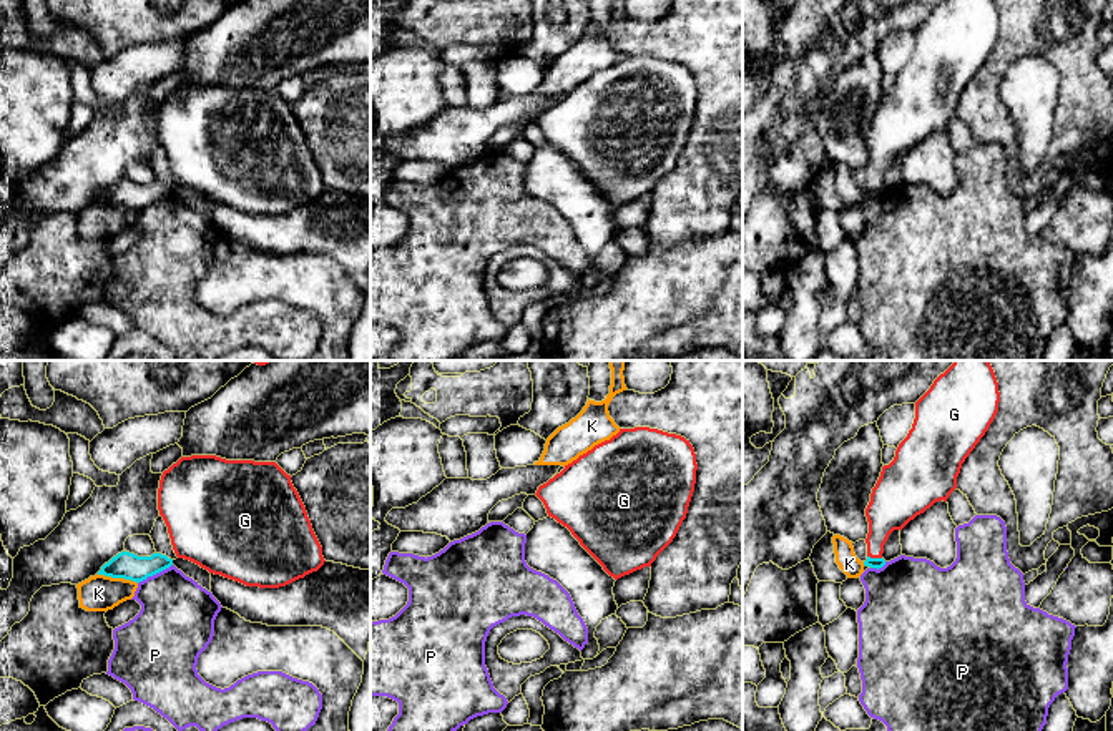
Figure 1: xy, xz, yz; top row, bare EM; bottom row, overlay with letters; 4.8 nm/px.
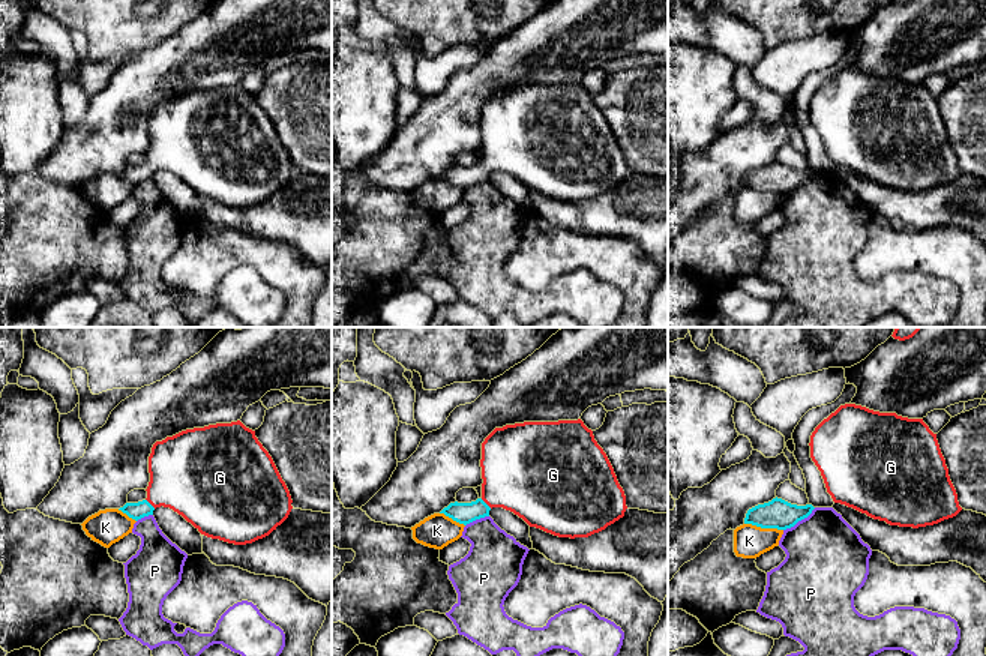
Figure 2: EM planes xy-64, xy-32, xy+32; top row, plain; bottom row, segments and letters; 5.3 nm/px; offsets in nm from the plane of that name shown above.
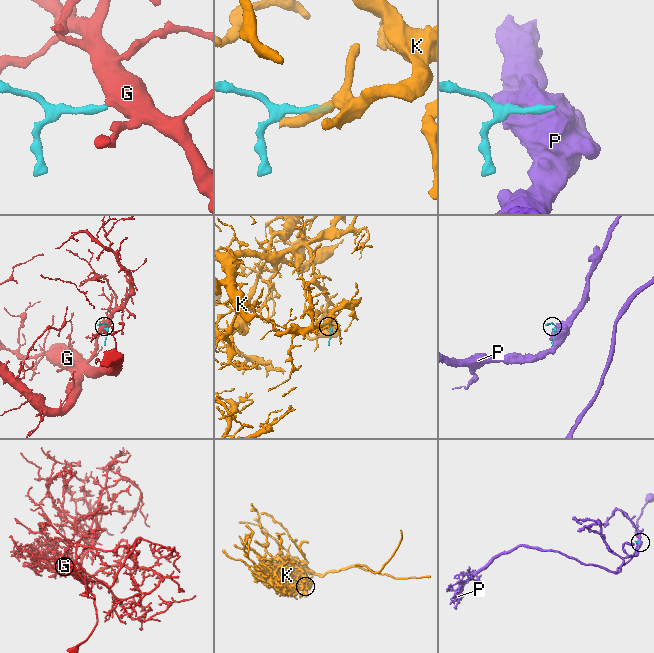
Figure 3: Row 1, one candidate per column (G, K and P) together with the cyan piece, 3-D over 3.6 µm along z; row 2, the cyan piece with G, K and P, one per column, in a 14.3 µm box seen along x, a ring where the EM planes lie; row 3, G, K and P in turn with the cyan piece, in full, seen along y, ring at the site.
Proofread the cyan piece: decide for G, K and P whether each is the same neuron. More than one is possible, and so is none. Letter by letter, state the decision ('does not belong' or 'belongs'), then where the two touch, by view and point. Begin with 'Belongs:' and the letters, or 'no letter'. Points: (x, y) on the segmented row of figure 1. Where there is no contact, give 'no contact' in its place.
Belongs: G
G: belongs; meets cyan in yz at (874, 559)
K: does not belong; meets cyan in xy at (118, 577)
P: does not belong; meets cyan in xy at (155, 574)

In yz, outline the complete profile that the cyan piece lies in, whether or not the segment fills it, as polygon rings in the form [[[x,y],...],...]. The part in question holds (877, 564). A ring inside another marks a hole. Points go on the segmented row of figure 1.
[[[954,361],[915,402],[915,419],[895,457],[882,467],[865,508],[869,522],[865,567],[882,568],[884,545],[894,530],[902,530],[935,502],[947,502],[957,488],[962,464],[988,430],[998,412],[1000,392],[988,361]]]

